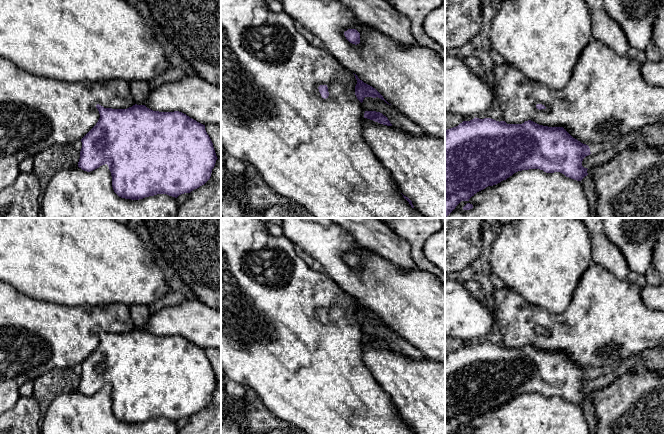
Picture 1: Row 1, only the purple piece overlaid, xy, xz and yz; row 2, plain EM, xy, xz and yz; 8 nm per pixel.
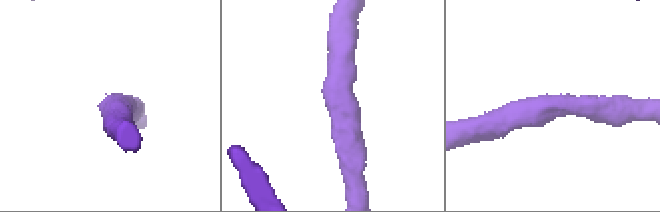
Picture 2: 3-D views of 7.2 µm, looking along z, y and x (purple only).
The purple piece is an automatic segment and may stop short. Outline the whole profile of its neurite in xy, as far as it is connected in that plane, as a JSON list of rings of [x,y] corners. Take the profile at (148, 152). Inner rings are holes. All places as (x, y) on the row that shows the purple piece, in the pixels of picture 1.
[[[97,104],[96,108],[100,118],[81,139],[78,167],[90,172],[107,164],[112,176],[113,190],[119,197],[139,200],[157,194],[167,194],[177,198],[199,188],[210,179],[218,158],[205,125],[182,112],[153,111],[145,105],[135,104],[127,109],[112,109]]]

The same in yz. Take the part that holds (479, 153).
[[[474,118],[445,130],[445,218],[461,201],[469,201],[477,192],[506,180],[522,170],[540,169],[546,173],[560,172],[566,177],[581,181],[588,175],[582,166],[583,159],[590,155],[588,145],[573,138],[563,127],[548,127],[531,120],[522,124],[507,124],[491,118]]]

